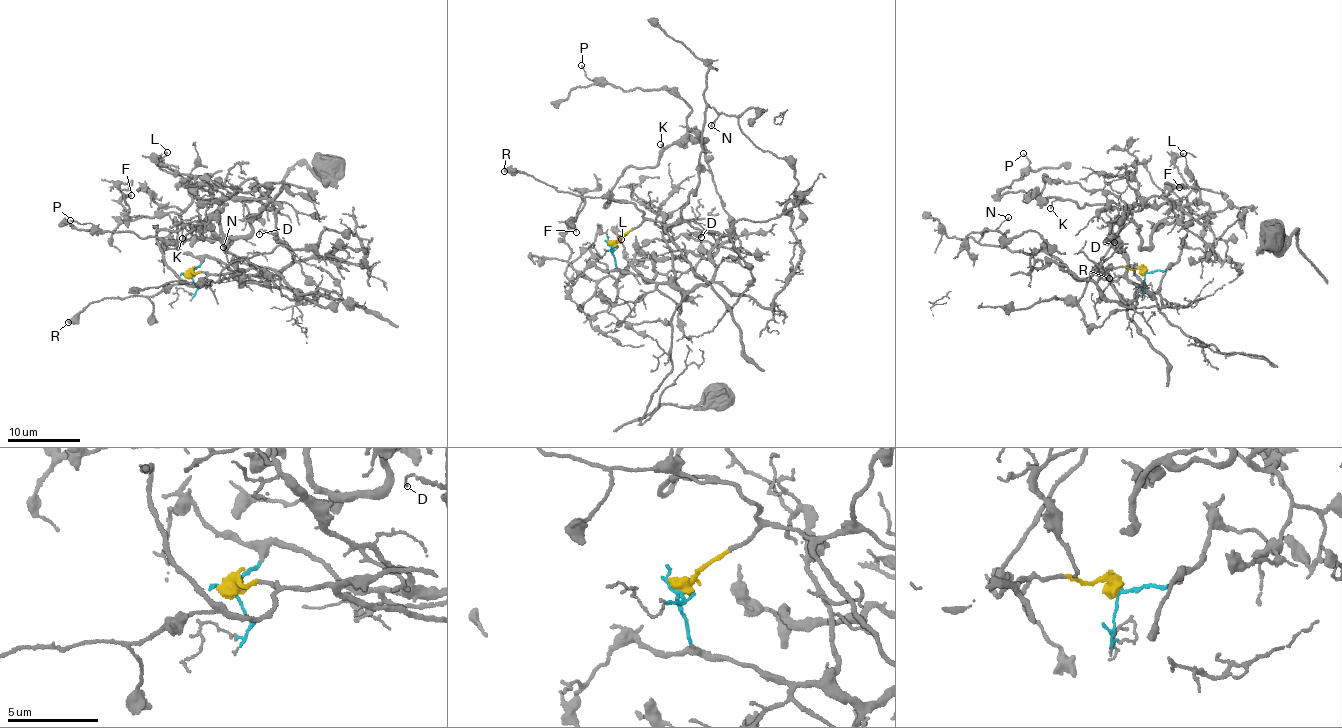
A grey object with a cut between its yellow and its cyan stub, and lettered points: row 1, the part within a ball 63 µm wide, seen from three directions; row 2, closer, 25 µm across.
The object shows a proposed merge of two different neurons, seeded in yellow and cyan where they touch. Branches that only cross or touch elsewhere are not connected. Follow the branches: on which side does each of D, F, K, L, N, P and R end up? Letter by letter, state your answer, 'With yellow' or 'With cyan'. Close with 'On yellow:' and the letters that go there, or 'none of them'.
D: With cyan
F: With cyan
K: With yellow
L: With cyan
N: With yellow
P: With yellow
R: With yellow
On yellow: K, N, P, R

